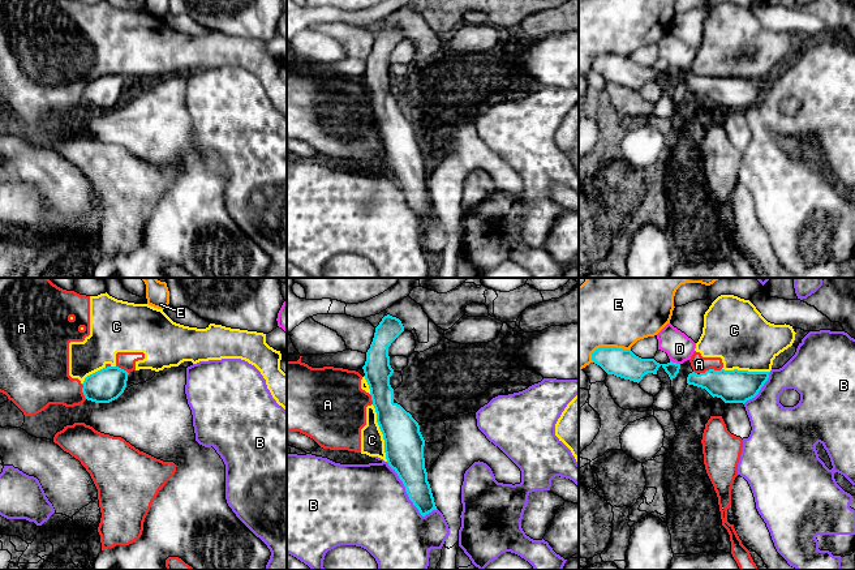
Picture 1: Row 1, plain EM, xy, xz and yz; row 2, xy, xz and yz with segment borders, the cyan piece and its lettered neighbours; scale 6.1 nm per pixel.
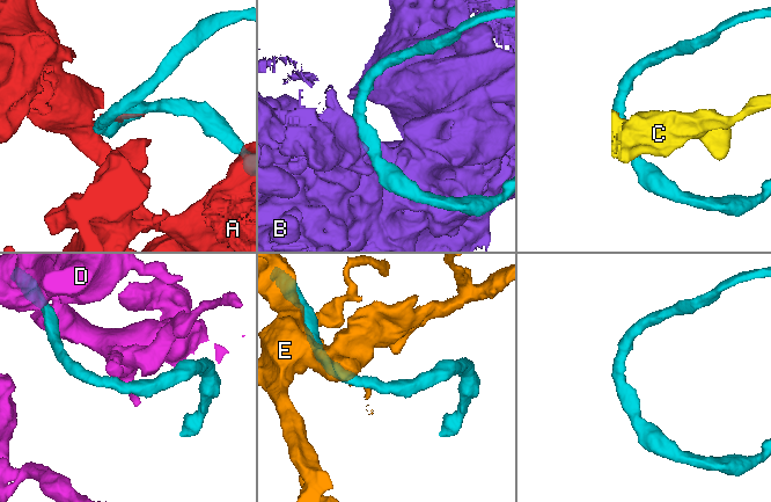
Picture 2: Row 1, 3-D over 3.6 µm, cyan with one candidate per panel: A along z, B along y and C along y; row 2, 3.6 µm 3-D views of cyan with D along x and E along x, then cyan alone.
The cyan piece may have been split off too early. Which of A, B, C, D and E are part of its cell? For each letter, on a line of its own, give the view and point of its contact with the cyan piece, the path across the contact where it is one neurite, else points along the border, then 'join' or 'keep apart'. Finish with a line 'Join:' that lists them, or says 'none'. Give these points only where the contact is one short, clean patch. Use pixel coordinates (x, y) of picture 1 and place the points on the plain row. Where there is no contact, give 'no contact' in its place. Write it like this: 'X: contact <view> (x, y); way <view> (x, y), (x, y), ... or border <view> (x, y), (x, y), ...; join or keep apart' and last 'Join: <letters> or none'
A: contact yz (710, 77); keep apart
B: contact xz (408, 204); keep apart
C: contact xz (382, 141); keep apart
D: contact yz (675, 71); keep apart
E: contact yz (608, 55); keep apart
Join: none

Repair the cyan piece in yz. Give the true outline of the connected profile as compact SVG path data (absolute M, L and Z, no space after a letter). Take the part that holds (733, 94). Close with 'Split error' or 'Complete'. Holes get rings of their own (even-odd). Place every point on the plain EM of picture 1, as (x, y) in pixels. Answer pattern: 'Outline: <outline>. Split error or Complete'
Outline: M714 78L705 81L689 81L687 91L705 97L713 106L721 106L725 111L746 111L755 106L764 91L768 89L770 80L748 80L748 78Z. Complete

